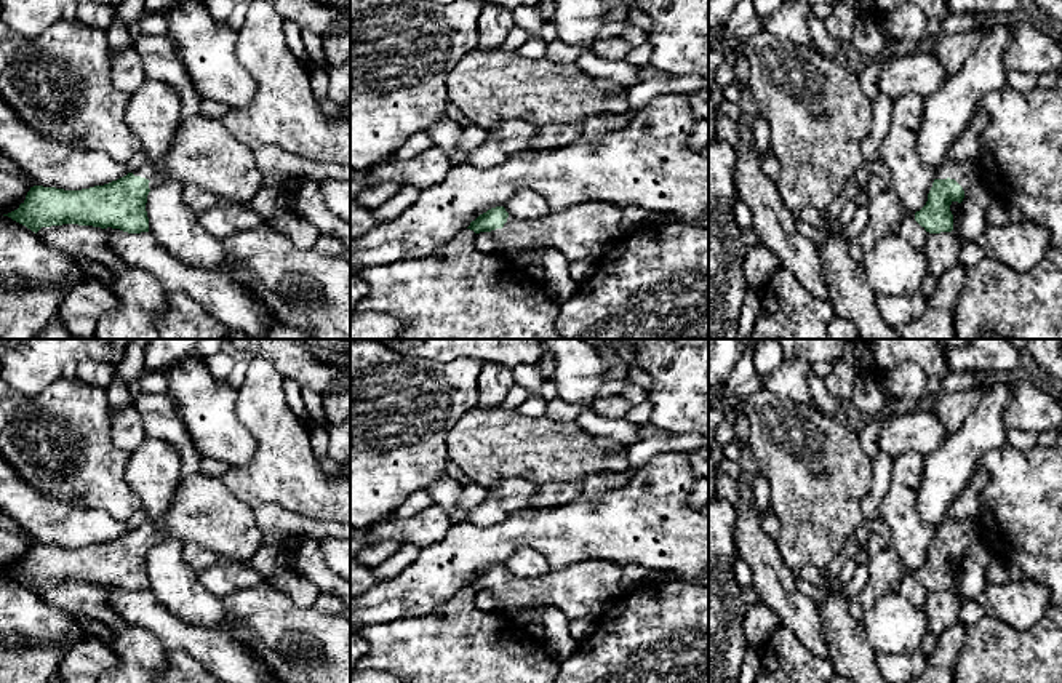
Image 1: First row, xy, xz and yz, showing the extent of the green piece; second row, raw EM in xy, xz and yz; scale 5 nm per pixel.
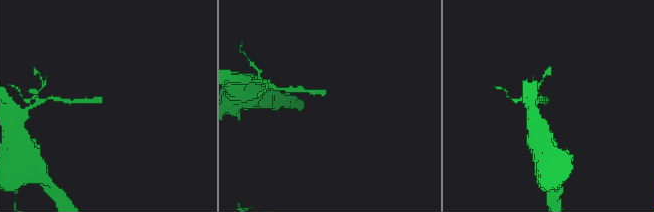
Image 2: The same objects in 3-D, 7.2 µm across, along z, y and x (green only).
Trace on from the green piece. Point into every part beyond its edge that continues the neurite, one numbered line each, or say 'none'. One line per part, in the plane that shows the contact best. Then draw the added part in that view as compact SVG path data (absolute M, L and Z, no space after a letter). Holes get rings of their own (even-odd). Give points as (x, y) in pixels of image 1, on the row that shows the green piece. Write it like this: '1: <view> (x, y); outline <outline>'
1: yz (965, 173); outline M947 162L936 171L936 179L955 179L964 190L980 178L979 166L969 162Z

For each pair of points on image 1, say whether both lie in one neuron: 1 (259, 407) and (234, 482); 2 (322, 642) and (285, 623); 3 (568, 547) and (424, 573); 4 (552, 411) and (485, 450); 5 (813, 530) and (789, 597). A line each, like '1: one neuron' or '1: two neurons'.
1: one neuron
2: one neuron
3: one neuron
4: two neurons
5: two neurons

